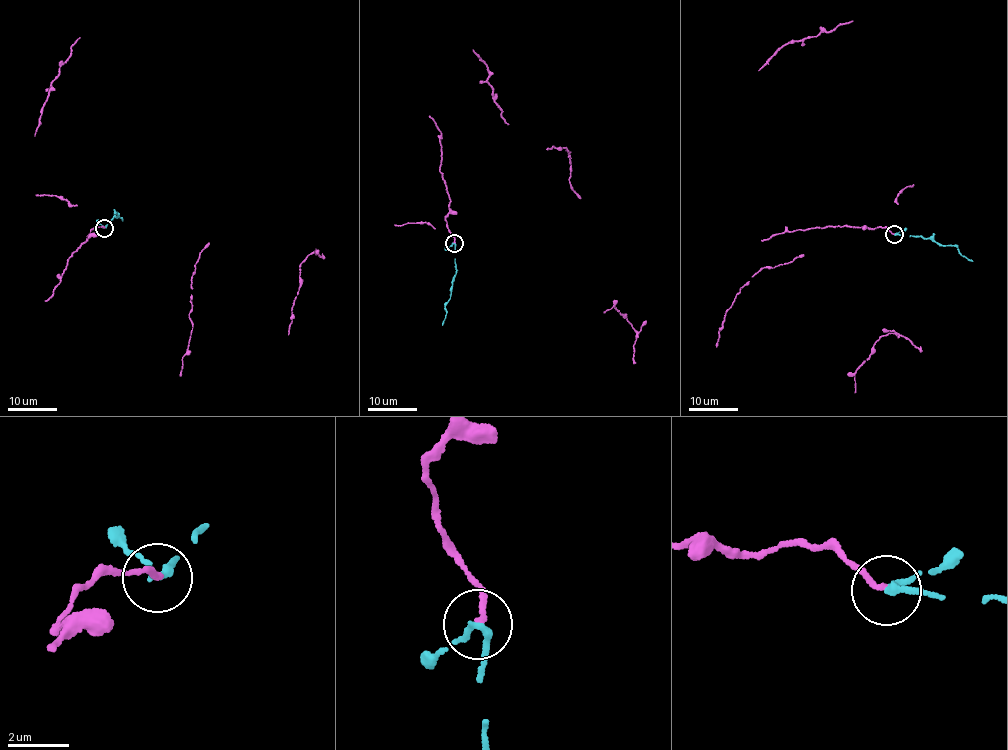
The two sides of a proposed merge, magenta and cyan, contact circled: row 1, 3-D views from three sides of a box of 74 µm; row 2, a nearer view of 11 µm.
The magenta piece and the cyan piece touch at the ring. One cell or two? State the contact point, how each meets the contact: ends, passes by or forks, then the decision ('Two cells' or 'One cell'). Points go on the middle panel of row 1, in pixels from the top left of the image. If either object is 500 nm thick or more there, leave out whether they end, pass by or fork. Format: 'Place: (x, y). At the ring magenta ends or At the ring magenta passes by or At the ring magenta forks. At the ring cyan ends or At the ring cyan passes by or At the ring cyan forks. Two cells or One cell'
Place: (454, 243). At the ring magenta ends. At the ring cyan ends. One cell

